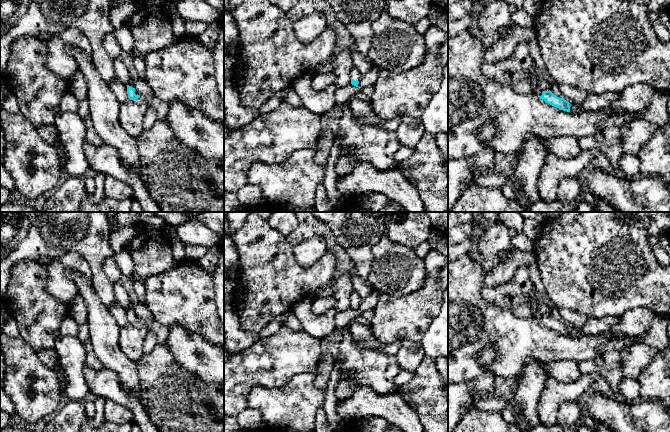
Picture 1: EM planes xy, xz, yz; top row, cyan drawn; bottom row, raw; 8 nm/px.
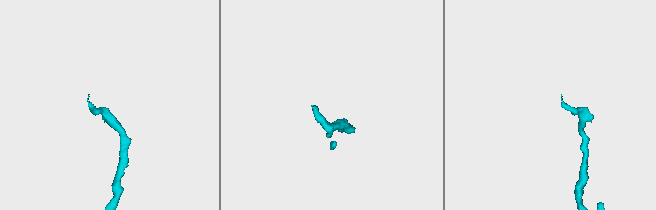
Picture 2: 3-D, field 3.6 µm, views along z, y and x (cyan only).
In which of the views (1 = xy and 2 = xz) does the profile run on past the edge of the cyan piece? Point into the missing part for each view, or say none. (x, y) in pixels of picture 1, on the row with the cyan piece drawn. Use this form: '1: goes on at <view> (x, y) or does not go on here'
1: goes on at xy (132, 80)
2: goes on at xz (355, 74)

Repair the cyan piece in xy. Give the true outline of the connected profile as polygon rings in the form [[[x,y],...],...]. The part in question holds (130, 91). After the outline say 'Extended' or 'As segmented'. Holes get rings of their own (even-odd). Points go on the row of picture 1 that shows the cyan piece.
[[[130,78],[129,84],[127,85],[127,94],[130,100],[136,100],[140,97],[133,86],[134,81],[133,78]]]. Extended

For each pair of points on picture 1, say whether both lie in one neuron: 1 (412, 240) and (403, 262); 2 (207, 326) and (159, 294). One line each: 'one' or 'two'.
1: two
2: one

